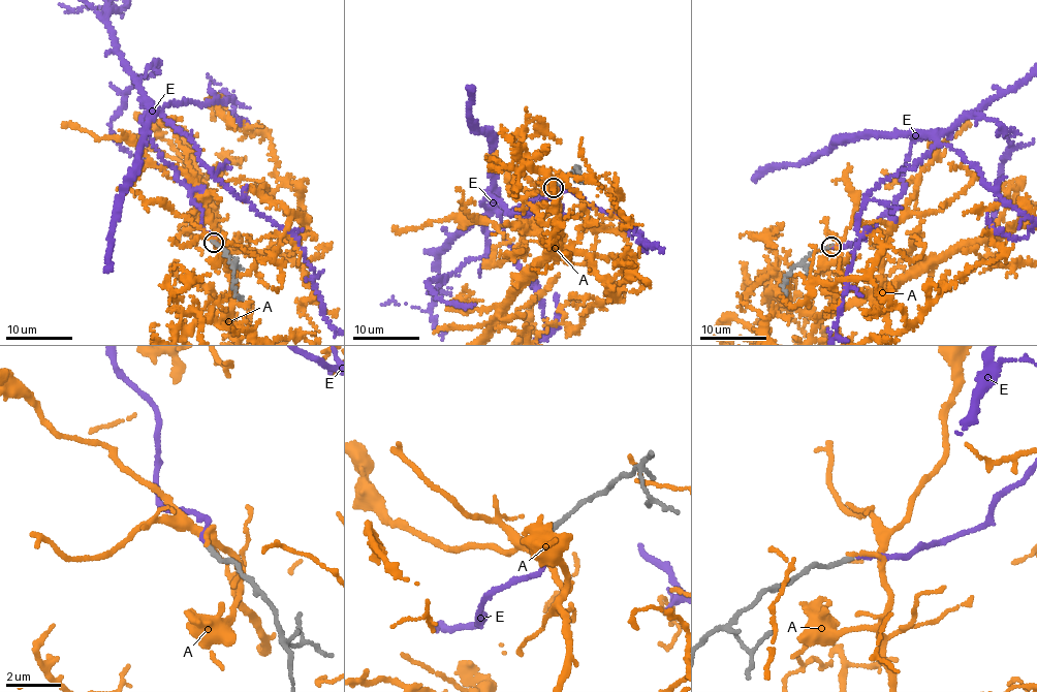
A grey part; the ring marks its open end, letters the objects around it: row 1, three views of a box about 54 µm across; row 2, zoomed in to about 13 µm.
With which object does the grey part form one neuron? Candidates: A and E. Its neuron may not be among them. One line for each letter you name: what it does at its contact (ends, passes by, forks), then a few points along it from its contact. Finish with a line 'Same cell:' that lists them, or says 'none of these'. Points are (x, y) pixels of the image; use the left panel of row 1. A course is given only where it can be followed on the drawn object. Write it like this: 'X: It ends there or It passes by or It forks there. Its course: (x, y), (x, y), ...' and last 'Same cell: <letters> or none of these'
E: It ends there
Same cell: E

